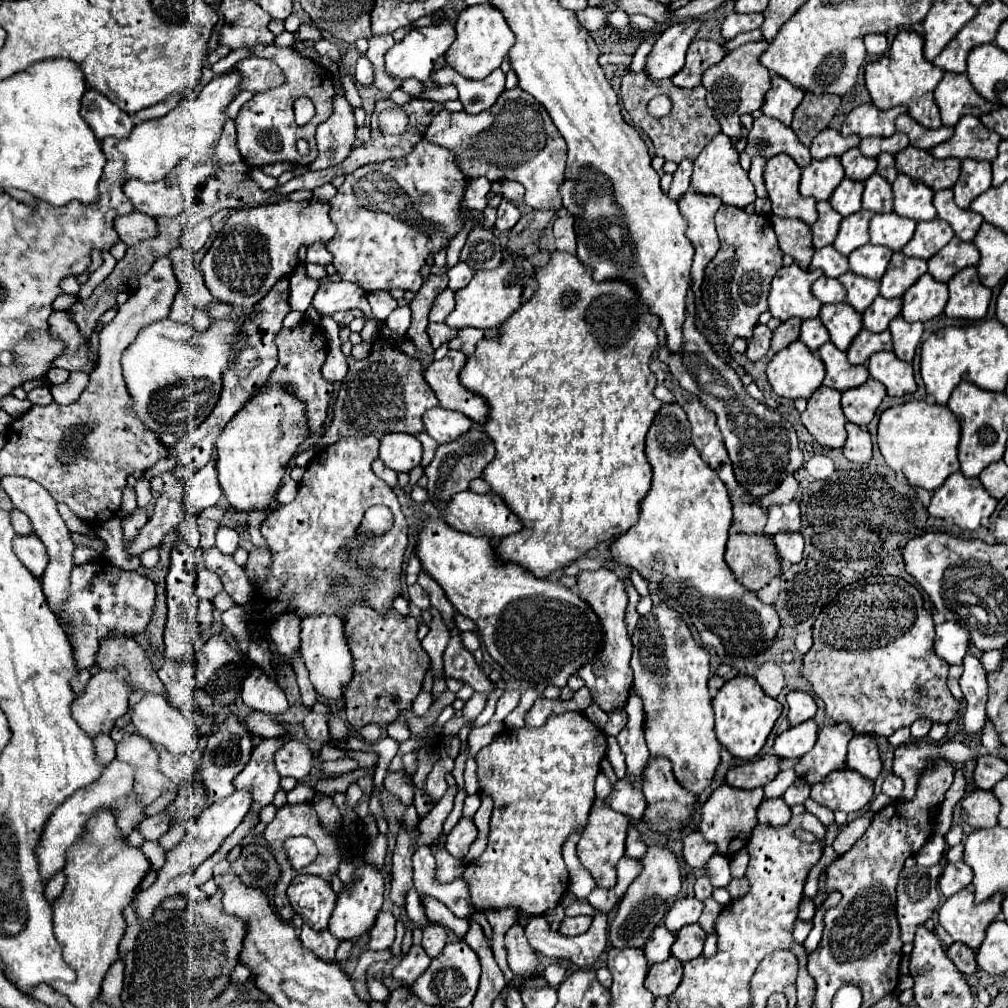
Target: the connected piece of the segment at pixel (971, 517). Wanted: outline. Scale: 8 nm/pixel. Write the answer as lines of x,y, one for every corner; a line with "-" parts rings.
957,471
933,493
929,513
939,519
951,519
961,529
973,531
981,525
983,517
995,511
995,505
997,499
987,493
977,477
969,479

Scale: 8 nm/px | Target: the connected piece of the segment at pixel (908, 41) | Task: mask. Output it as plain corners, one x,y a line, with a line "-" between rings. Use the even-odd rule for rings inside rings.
899,31
891,49
873,63
865,67
865,85
871,93
873,105
879,109
891,109
895,105
905,105
909,115
927,129
939,129
941,117
939,107
933,101
933,91
943,79
945,71
937,69
923,57
923,37
915,31

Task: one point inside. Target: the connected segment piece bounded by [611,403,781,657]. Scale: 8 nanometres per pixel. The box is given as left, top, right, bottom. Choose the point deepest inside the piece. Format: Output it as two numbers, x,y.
679,542

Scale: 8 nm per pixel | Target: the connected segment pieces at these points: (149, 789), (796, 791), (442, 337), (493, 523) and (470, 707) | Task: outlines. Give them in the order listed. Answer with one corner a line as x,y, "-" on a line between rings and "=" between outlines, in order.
127,733
117,743
117,759
135,767
135,793
143,805
151,805
165,791
175,789
175,785
159,773
159,753
155,747
137,733
=
797,779
781,797
783,797
783,801
791,807
791,805
795,805
795,803
803,803
803,801
809,797
809,791
811,791
811,787
809,787
805,781
=
429,323
427,333
431,337
431,345
435,349
439,349
443,343
449,343
455,337
455,333
459,333
459,331
449,327
449,325
445,325
445,323
=
473,491
457,493
455,497
451,497
451,501
447,501
447,509
441,509
441,515
451,527
487,539
501,539
521,529
519,519
507,509
499,495
477,495
=
475,692
473,696
465,703
462,713
470,720
475,720
485,708
488,694

